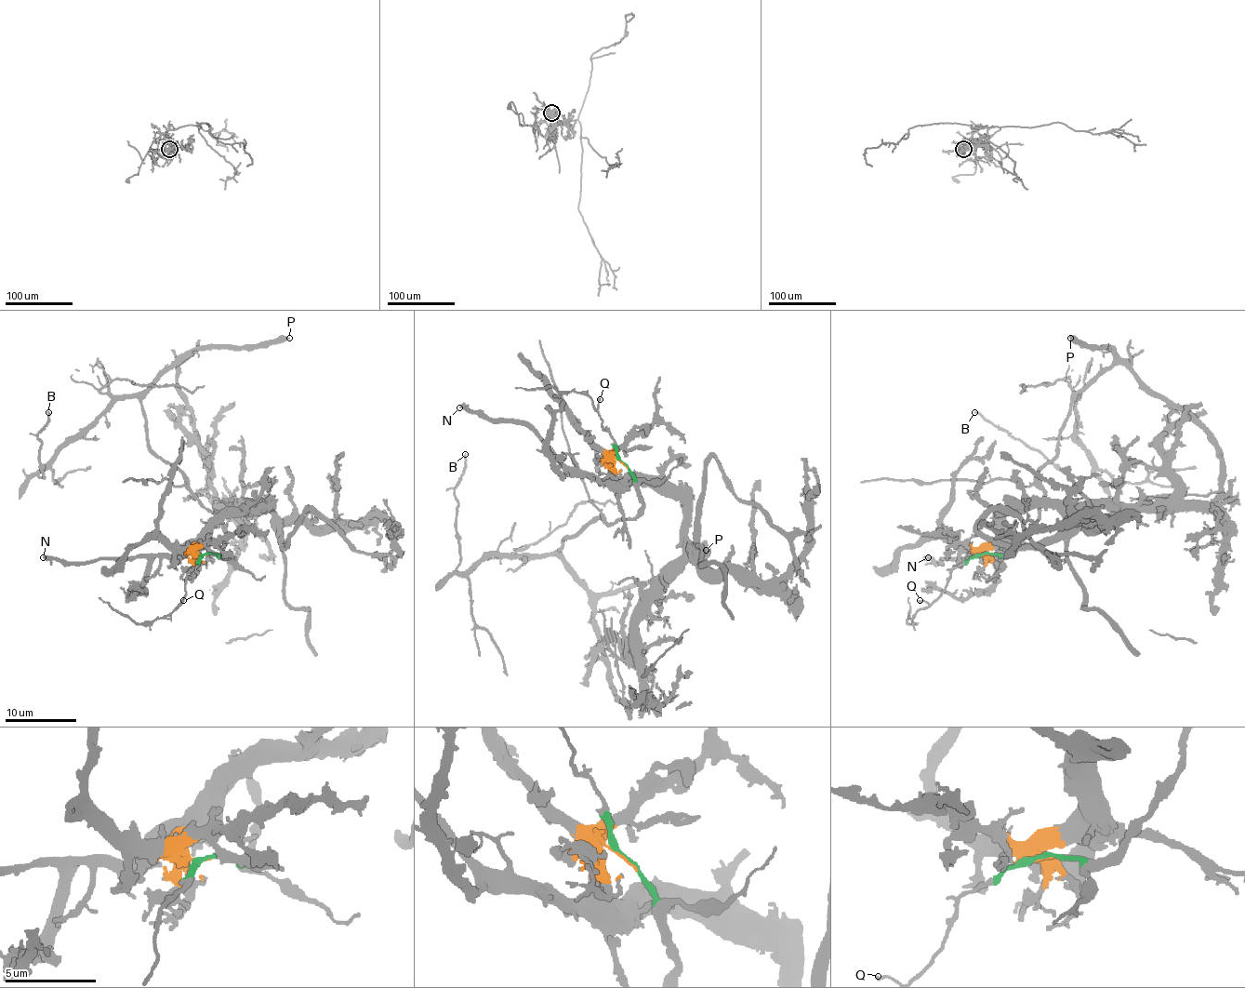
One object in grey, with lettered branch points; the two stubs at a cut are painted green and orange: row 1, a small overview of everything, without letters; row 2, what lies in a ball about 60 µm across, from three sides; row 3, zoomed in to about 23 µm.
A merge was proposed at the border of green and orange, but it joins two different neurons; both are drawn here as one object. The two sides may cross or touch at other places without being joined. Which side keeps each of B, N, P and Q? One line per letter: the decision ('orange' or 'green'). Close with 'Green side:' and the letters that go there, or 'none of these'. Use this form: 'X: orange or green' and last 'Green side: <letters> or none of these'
B: green
N: orange
P: green
Q: green
Green side: B, P, Q

